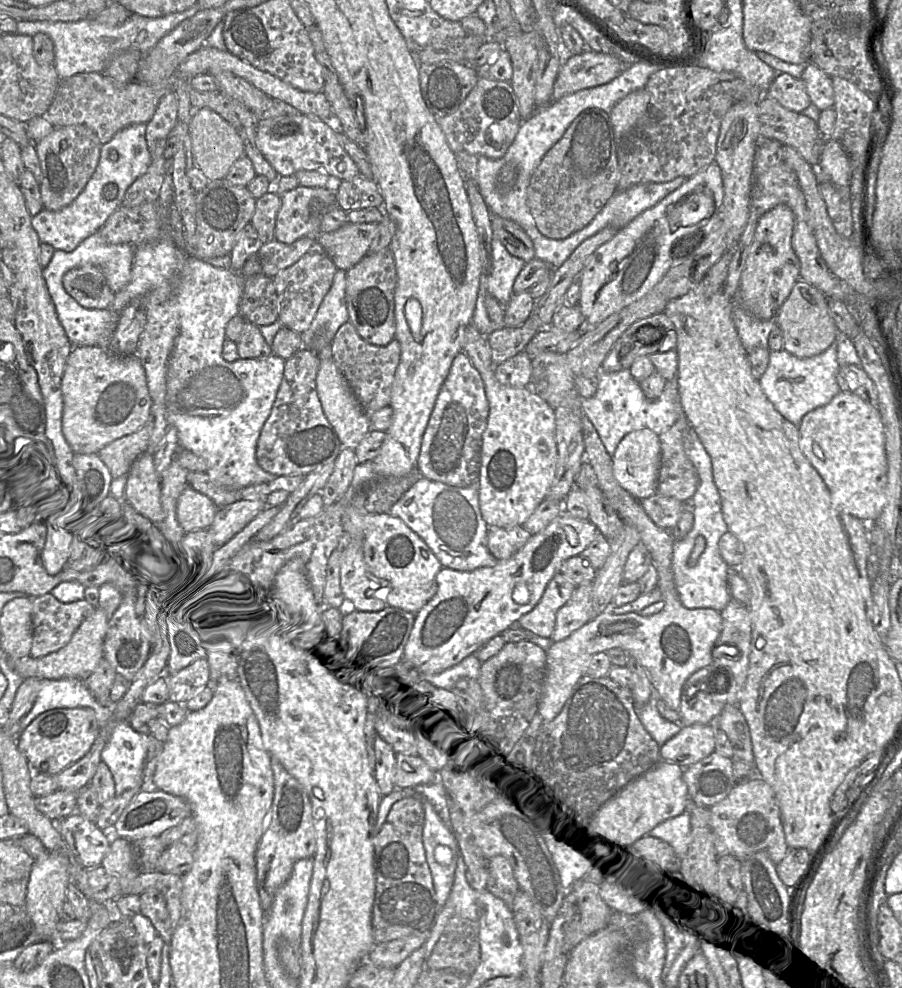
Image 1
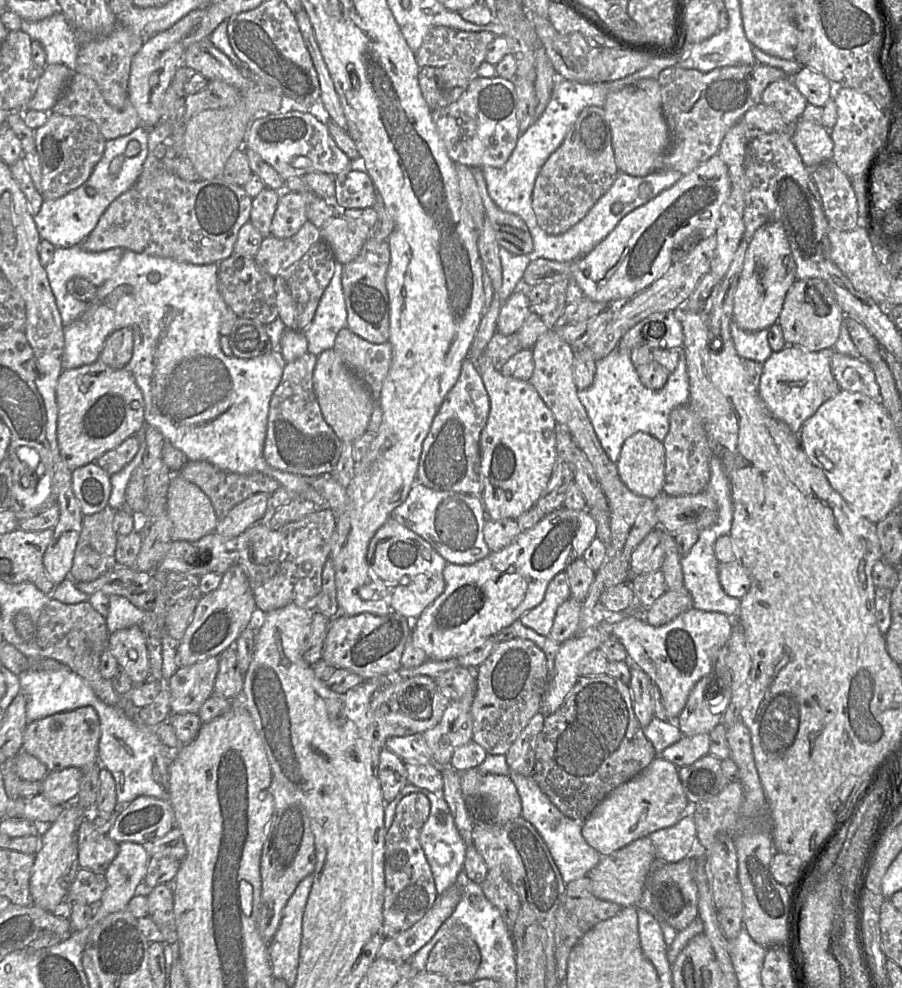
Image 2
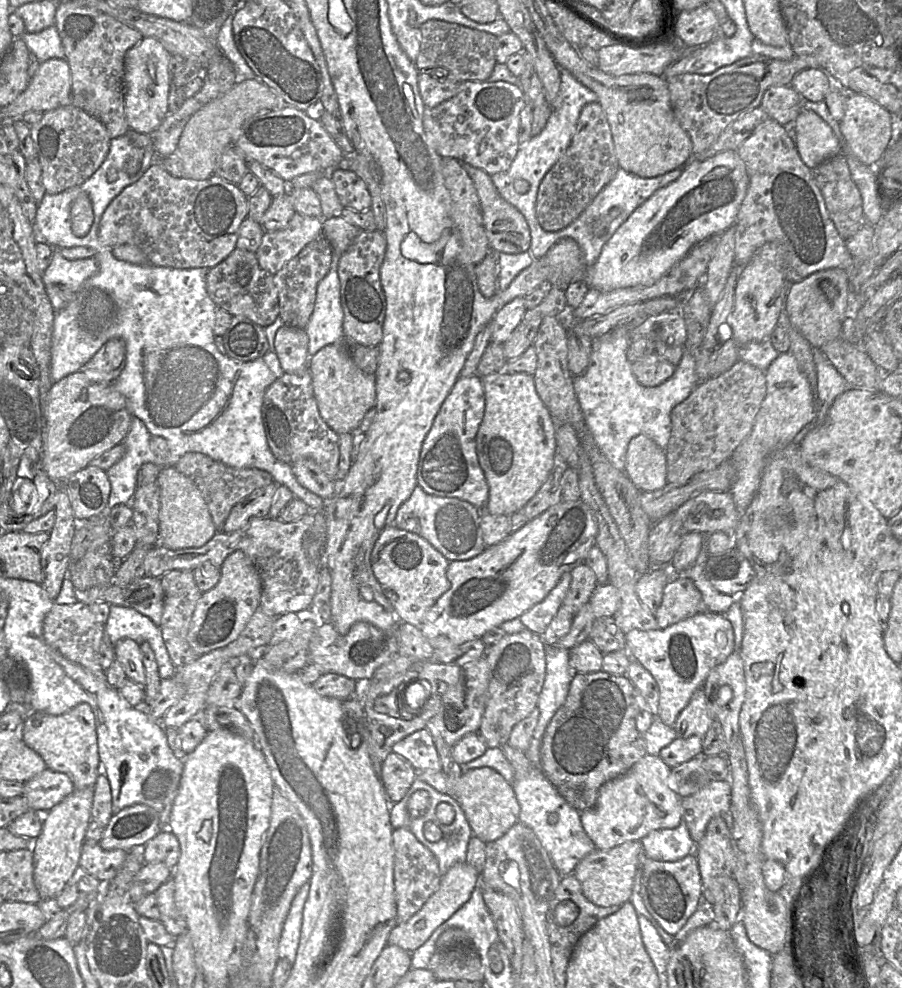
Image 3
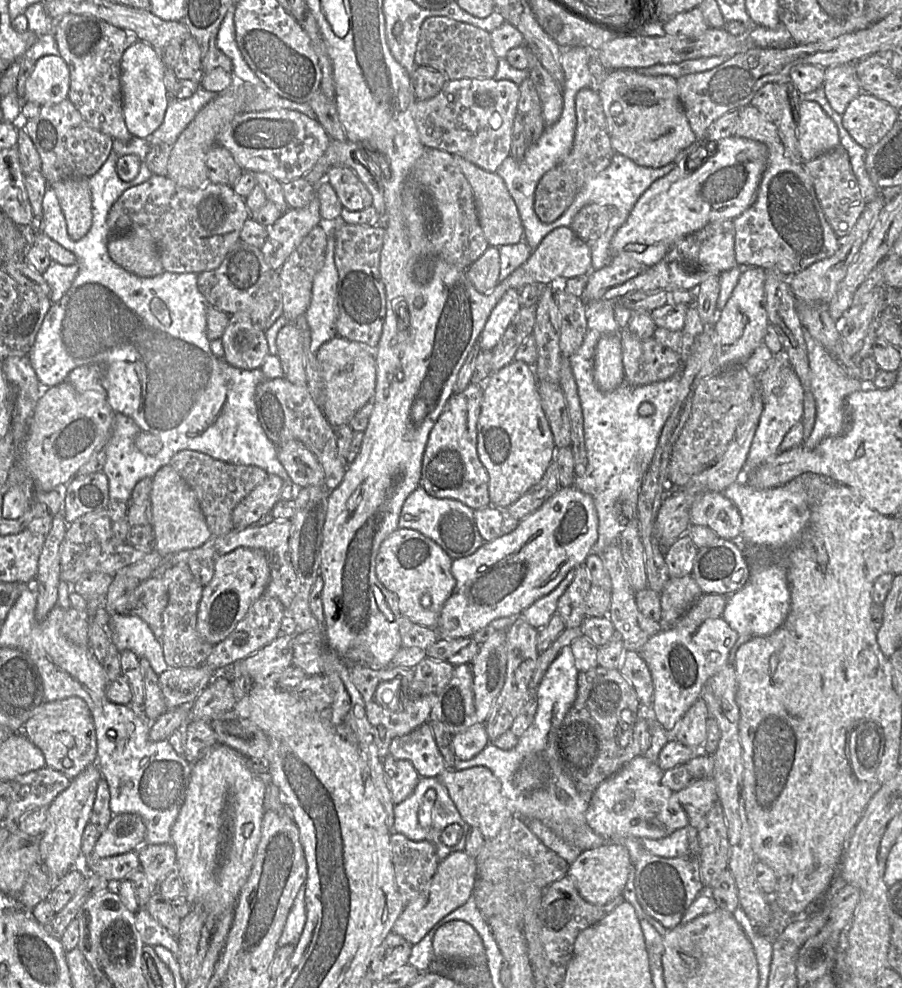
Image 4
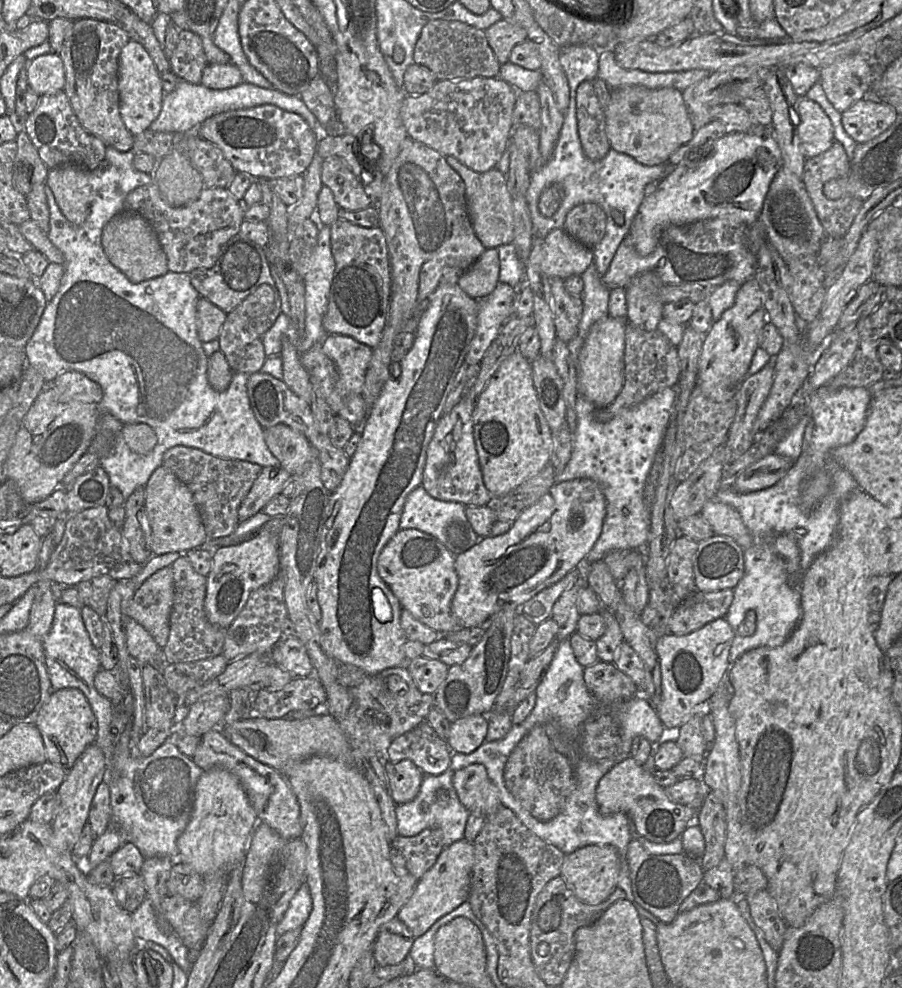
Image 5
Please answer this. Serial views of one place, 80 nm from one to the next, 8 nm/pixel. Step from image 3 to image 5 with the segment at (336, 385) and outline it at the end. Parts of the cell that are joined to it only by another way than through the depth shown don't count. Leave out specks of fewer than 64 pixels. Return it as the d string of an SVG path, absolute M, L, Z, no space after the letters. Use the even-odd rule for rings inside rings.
M327 334L321 348L337 369L337 391L340 394L361 394L372 348L339 334Z

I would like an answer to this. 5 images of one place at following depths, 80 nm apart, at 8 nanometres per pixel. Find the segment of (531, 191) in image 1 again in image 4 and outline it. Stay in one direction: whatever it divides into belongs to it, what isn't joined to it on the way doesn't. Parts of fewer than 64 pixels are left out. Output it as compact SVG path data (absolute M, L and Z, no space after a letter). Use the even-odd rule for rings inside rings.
M582 88L575 99L577 125L569 154L540 179L535 191L535 212L544 223L556 221L571 205L586 181L606 169L615 154L608 133L607 121L598 93Z

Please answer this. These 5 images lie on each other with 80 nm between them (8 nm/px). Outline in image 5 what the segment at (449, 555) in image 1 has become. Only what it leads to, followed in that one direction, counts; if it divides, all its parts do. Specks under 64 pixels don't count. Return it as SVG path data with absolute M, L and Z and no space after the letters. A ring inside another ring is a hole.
M420 485L412 490L404 503L400 529L417 529L435 537L455 556L475 546L481 539L473 530L466 516L466 506L458 502L446 502L431 497Z

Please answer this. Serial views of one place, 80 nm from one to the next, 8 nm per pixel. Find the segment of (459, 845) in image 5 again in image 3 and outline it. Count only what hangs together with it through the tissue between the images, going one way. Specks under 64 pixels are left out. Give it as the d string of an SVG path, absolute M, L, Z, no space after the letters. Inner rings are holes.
M466 862L454 864L441 876L439 888L422 908L409 920L393 927L388 937L388 944L397 945L410 953L413 952L422 946L442 923L468 901L477 885L480 885L480 873L473 866Z

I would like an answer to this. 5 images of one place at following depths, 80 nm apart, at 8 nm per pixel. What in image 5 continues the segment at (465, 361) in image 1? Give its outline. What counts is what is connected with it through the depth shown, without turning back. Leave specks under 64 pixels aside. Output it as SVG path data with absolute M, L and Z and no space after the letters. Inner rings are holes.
M462 396L436 424L429 442L421 486L433 498L462 505L491 506L494 497L484 485L473 433L473 412L478 397Z

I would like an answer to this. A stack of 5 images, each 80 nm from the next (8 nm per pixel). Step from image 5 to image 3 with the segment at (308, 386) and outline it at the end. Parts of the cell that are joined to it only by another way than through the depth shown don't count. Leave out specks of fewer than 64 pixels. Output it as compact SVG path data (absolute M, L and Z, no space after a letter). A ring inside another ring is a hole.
M285 325L275 336L275 353L284 373L300 373L308 369L308 336L302 328Z

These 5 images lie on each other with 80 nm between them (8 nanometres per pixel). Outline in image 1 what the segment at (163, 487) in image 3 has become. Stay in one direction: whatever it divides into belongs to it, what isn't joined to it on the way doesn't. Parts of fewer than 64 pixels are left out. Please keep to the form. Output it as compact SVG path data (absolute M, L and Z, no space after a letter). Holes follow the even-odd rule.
M188 485L177 502L177 517L183 533L206 531L212 524L217 507L206 495Z

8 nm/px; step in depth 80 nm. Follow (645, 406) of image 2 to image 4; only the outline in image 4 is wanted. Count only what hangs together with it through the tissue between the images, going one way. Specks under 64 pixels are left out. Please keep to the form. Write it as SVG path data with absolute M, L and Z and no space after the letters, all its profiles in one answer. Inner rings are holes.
M599 299L585 302L586 334L579 349L569 357L583 413L585 447L588 457L586 473L582 477L575 477L574 486L593 498L599 518L599 527L598 539L592 552L600 556L603 555L608 546L619 543L619 537L627 524L627 519L622 513L622 506L625 503L638 504L640 487L652 461L662 428L678 400L680 382L679 371L666 380L648 385L631 386L623 382L616 389L609 392L604 392L597 386L594 379L594 354L597 342L604 334L620 334L621 332L620 326L614 318L615 301ZM643 403L652 405L653 413L651 415L641 416L639 414L639 408Z

